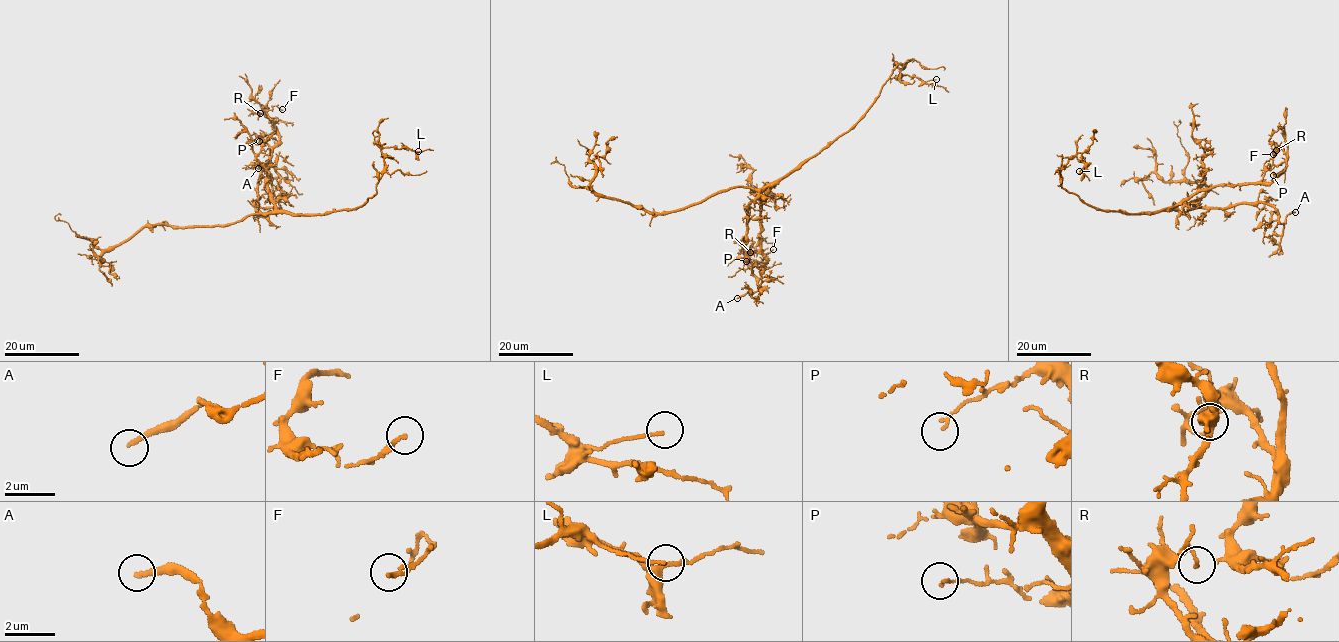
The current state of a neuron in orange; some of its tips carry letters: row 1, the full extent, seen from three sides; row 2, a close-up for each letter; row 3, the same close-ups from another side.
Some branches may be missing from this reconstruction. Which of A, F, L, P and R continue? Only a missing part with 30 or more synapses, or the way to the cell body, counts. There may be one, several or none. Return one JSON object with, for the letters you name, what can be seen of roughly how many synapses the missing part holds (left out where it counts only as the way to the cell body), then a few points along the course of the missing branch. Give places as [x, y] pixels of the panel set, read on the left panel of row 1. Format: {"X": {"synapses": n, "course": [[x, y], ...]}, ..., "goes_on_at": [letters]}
{"A": {"course": [[258, 168], [234, 168], [207, 146], [192, 142], [205, 153]]}, "goes_on_at": ["A"]}

